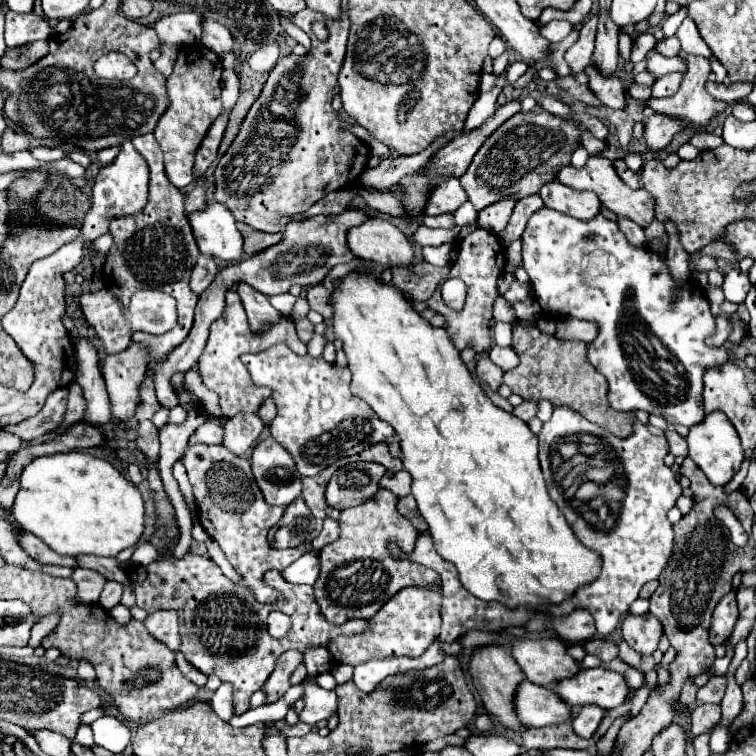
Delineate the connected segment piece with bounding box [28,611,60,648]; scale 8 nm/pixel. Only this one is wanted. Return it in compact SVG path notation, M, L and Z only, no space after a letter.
M56 611L36 623L31 629L28 645L32 648L40 646L42 639L58 625L59 620L60 612Z

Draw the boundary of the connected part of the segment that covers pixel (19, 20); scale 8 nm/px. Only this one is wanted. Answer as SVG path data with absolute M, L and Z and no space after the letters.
M14 11L6 13L4 39L6 39L8 47L28 45L32 41L48 39L52 35L54 35L52 27L50 27L50 35L48 35L48 21L44 21L36 13L24 13L24 15L22 13L14 13Z

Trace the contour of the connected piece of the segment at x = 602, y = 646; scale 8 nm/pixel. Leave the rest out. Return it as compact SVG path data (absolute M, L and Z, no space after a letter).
M590 639L590 641L584 643L584 649L586 649L586 653L600 657L604 663L610 663L612 659L618 657L616 643L608 641L608 639Z

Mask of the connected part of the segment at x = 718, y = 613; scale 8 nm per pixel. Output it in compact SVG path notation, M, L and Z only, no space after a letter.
M732 589L730 593L726 593L724 599L720 599L720 603L714 609L712 627L710 627L710 643L712 645L720 645L730 637L734 623L736 623L736 617L738 617L736 591Z

